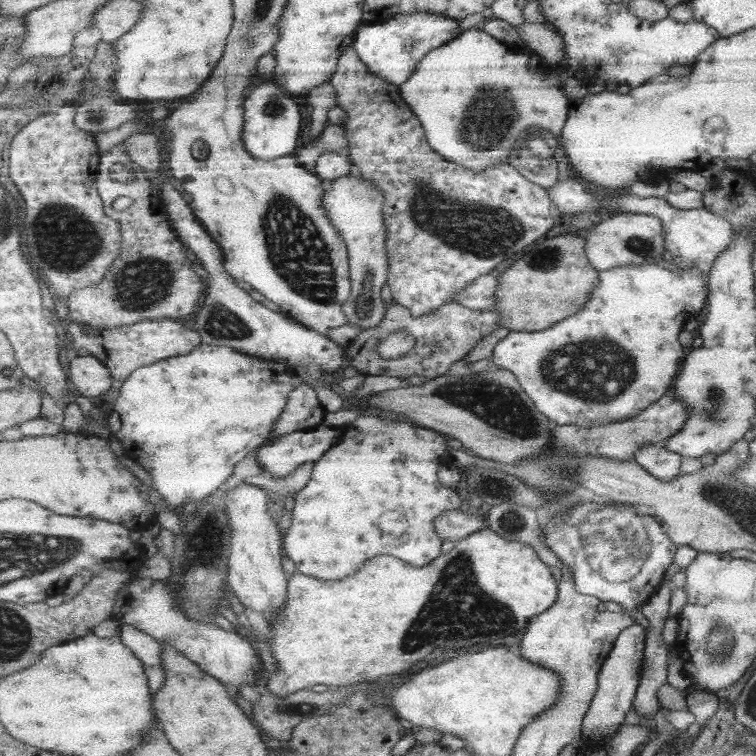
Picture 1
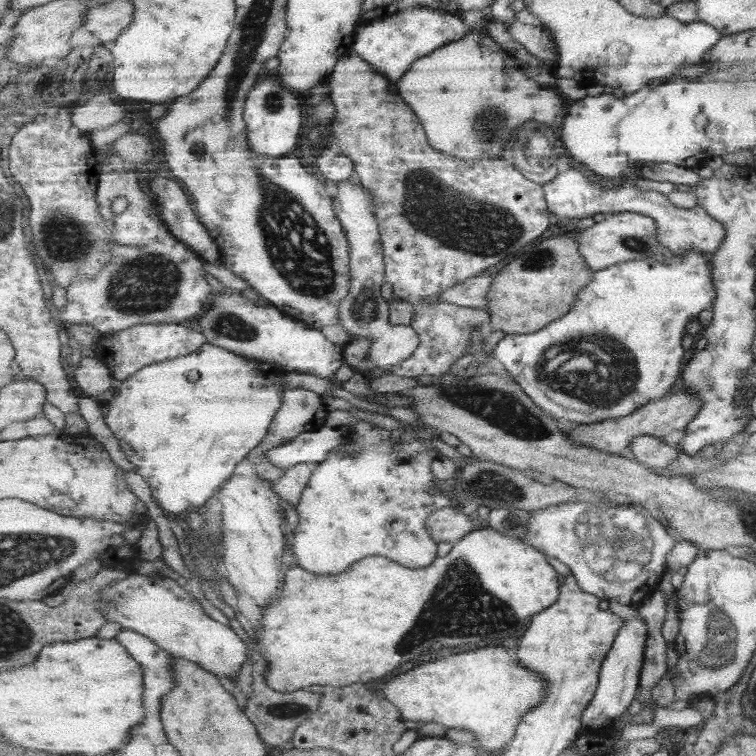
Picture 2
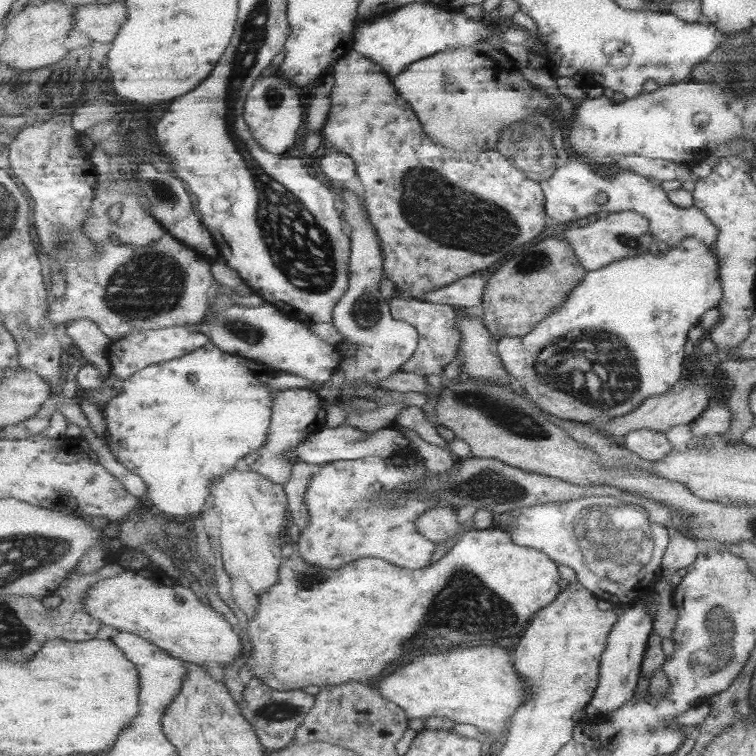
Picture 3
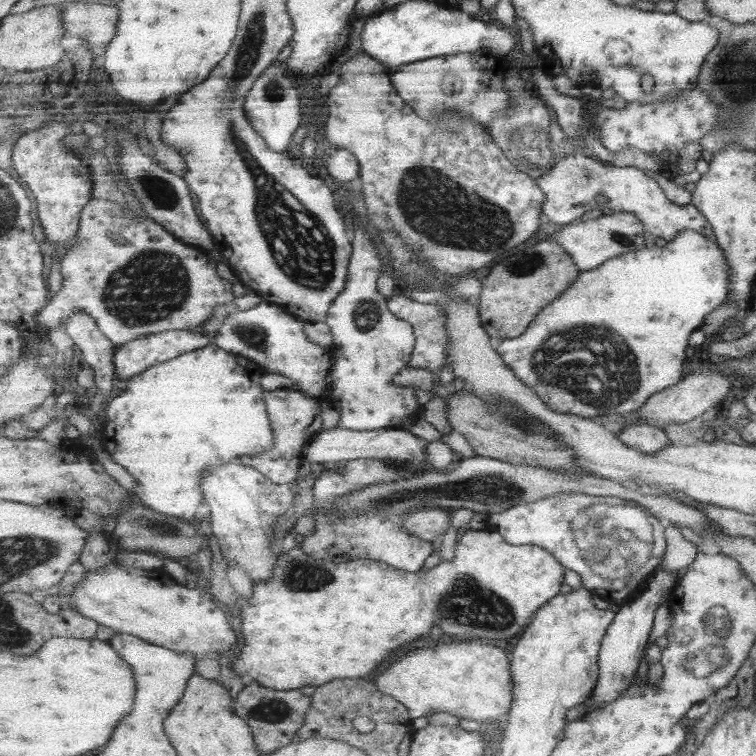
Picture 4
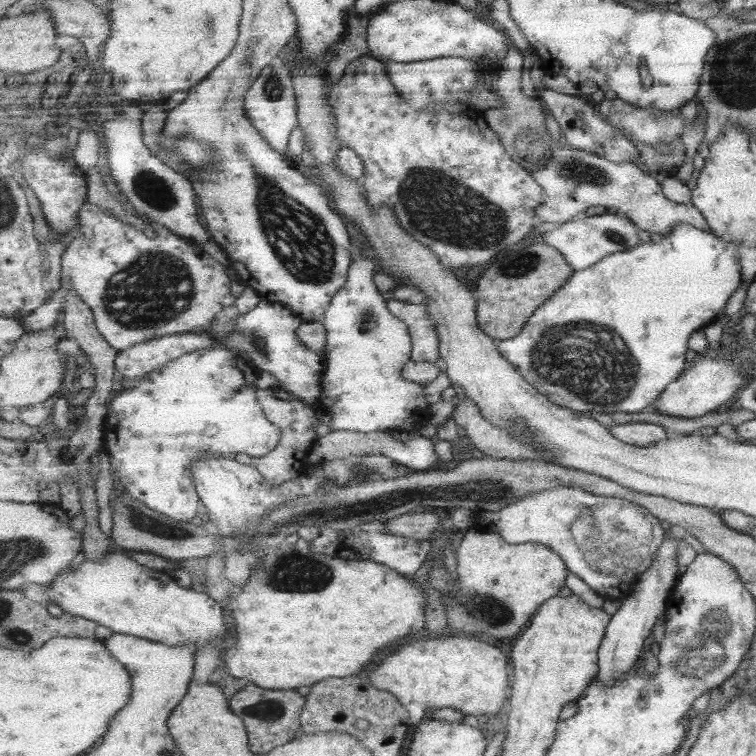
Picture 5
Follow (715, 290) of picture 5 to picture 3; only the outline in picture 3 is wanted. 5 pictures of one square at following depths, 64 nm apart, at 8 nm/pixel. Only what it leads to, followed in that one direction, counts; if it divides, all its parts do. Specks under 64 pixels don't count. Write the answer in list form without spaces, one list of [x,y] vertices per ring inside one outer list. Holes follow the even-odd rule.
[[[683,237],[677,245],[669,247],[665,252],[659,251],[657,256],[645,251],[635,257],[623,257],[621,260],[613,261],[613,264],[607,265],[603,269],[588,271],[585,280],[581,281],[581,284],[569,294],[569,300],[565,301],[565,304],[559,305],[557,309],[553,309],[553,313],[549,313],[549,316],[545,317],[545,320],[541,321],[537,328],[522,337],[505,336],[499,338],[494,345],[494,350],[500,355],[504,367],[518,380],[528,398],[537,407],[551,415],[586,423],[599,418],[601,414],[607,414],[611,418],[623,416],[643,404],[645,398],[669,391],[671,386],[681,378],[681,362],[683,362],[687,346],[695,345],[705,335],[702,327],[698,325],[699,316],[705,310],[716,307],[717,302],[721,300],[721,295],[721,283],[717,279],[717,257],[715,257],[713,246],[707,247],[705,243],[701,243],[695,237]]]

